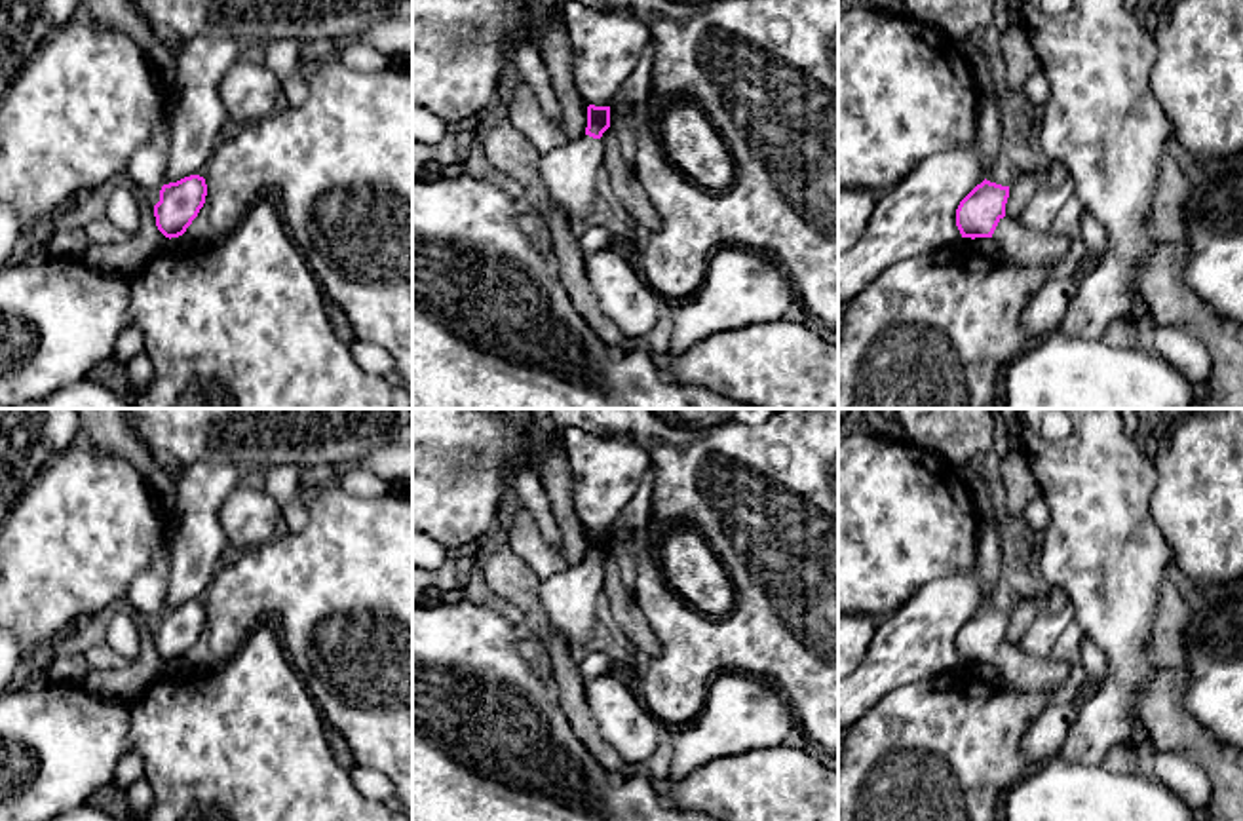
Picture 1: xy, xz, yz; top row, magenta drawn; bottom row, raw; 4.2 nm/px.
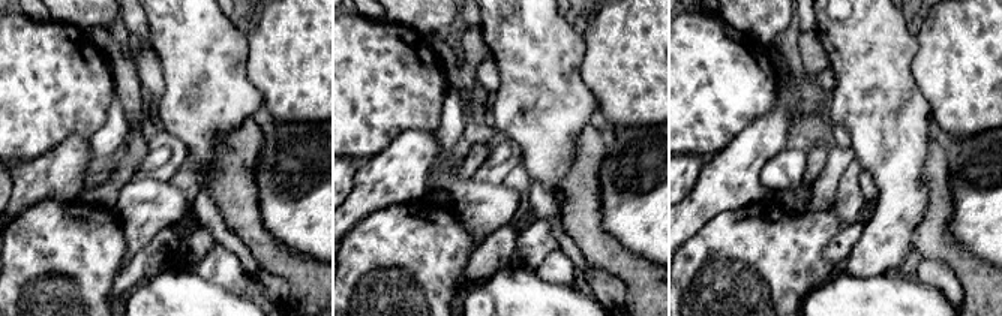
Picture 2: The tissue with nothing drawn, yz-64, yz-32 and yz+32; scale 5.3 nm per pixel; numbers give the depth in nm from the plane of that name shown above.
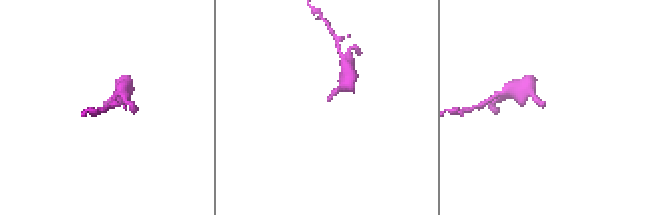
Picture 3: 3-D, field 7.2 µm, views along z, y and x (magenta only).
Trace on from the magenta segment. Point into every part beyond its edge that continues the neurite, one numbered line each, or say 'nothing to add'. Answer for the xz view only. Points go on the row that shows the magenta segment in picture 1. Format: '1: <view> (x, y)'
1: xz (567, 171)

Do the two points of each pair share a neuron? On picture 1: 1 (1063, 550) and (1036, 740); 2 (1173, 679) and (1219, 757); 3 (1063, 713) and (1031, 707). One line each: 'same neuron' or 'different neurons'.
1: different neurons
2: same neuron
3: different neurons

